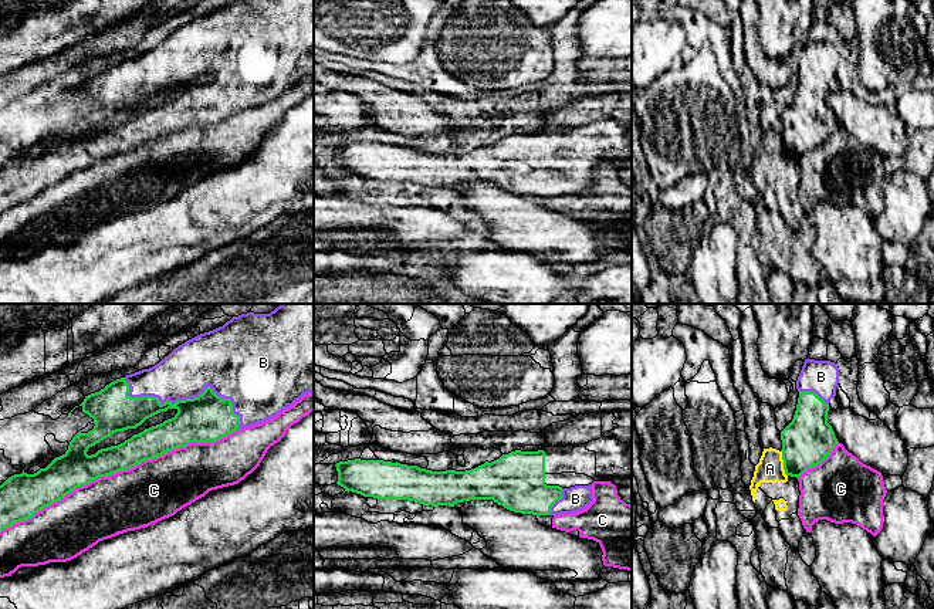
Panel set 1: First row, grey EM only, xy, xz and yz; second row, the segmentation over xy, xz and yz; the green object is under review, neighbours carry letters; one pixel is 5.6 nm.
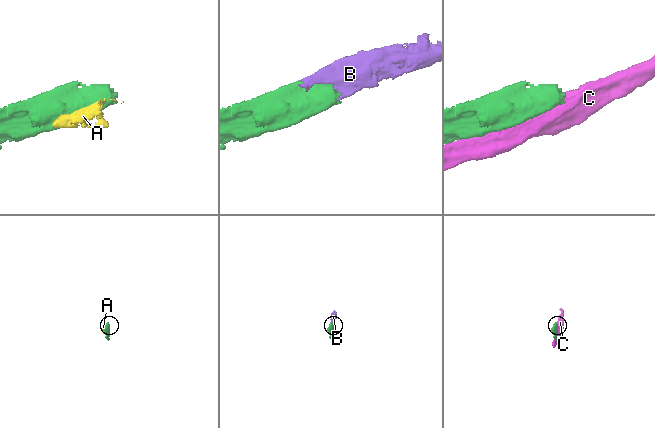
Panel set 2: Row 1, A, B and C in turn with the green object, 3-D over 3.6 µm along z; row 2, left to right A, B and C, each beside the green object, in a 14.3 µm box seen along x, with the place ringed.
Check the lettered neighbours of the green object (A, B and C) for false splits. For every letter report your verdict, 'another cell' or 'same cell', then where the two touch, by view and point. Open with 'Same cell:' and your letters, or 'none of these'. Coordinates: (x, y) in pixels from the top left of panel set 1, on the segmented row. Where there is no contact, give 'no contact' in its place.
Same cell: B
A: another cell; contact yz (784, 463)
B: same cell; contact xy (185, 399)
C: another cell; contact xy (119, 470)

